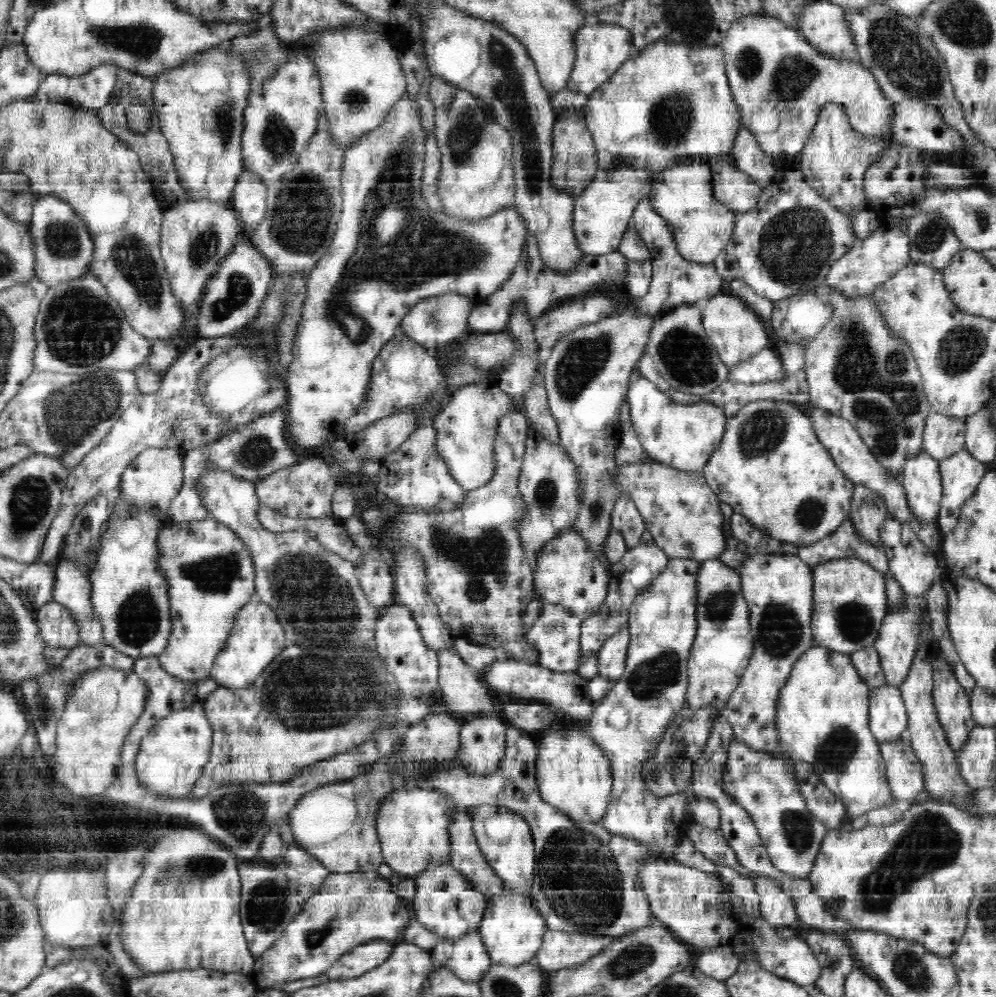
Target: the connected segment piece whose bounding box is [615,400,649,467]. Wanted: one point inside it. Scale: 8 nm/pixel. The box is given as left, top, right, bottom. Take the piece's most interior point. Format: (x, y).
(630, 450)

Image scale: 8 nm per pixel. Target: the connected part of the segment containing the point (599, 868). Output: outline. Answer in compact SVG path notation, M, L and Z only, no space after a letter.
M506 723L507 752L500 762L499 768L487 776L468 773L463 767L455 763L447 767L446 771L432 777L421 778L417 786L428 786L430 789L443 790L452 800L459 804L462 812L470 812L480 805L504 805L508 809L520 813L530 823L531 833L535 843L536 868L530 898L534 907L544 917L550 930L558 930L572 934L596 936L612 936L616 939L632 929L640 929L654 915L650 908L647 896L641 888L640 866L650 859L664 859L661 852L649 848L649 845L634 837L616 836L603 827L598 821L576 821L556 806L543 800L538 788L536 777L536 756L539 747L533 740L531 733L512 727Z

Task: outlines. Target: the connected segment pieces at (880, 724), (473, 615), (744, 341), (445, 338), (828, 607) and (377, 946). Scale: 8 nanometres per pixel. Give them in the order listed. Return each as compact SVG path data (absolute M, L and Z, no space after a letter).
M881 686L871 693L869 716L869 728L879 743L906 738L908 715L899 687Z
M515 409L508 411L500 418L498 426L496 468L492 478L484 486L468 491L460 508L438 516L428 516L424 512L400 514L400 522L396 520L392 530L398 540L416 548L414 552L423 564L425 594L436 604L440 618L448 624L455 638L468 639L487 645L488 648L501 648L512 660L535 664L535 654L523 642L527 630L521 622L521 614L530 602L534 602L531 598L534 590L534 565L525 558L524 547L520 545L520 535L517 533L523 512L523 502L520 494L517 494L517 480L523 465L529 428L529 421L523 412Z
M728 293L710 297L702 314L703 328L707 337L712 341L721 361L728 368L747 362L752 355L768 347L768 334L765 324L750 310L743 300Z
M442 295L419 300L401 321L401 331L414 342L427 349L440 349L452 340L465 337L471 332L469 317L476 302L460 295Z
M838 557L813 568L814 644L826 650L850 653L873 645L887 612L886 573L860 557Z
M387 939L368 941L365 946L358 946L343 954L326 970L326 973L330 980L346 980L362 976L386 962L391 956L394 945L394 942Z

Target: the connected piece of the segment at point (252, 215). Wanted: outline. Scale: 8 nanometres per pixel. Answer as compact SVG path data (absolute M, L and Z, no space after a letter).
M243 170L236 182L230 201L239 213L243 230L250 232L264 220L267 210L267 185L258 174Z

